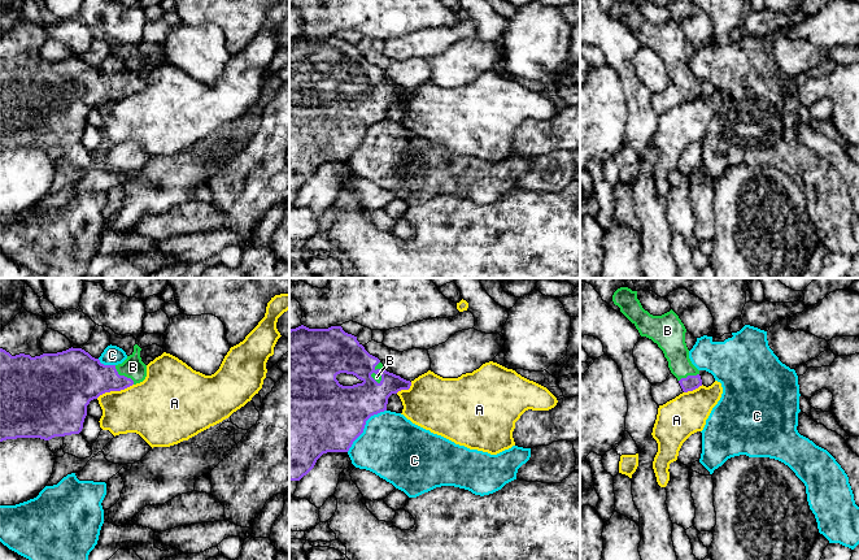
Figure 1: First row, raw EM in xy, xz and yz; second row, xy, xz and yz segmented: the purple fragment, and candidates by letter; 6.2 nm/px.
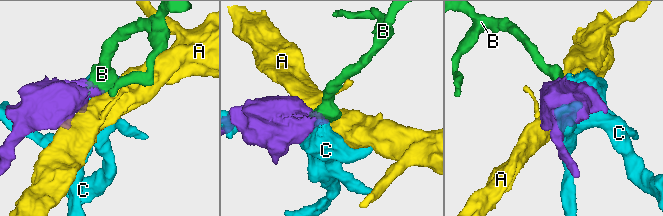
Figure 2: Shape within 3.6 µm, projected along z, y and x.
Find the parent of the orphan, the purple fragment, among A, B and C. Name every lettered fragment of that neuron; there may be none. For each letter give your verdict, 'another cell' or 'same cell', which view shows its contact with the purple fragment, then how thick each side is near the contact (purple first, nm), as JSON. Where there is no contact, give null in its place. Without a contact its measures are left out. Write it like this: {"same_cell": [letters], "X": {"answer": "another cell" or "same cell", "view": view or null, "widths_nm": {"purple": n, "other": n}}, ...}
{"same_cell": ["B"], "A": {"answer": "another cell", "view": "xy", "widths_nm": {"purple": 320, "other": 340}}, "B": {"answer": "same cell", "view": "xy", "widths_nm": {"purple": 280, "other": 140}}, "C": {"answer": "another cell", "view": "xz", "widths_nm": {"purple": 440, "other": 400}}}

